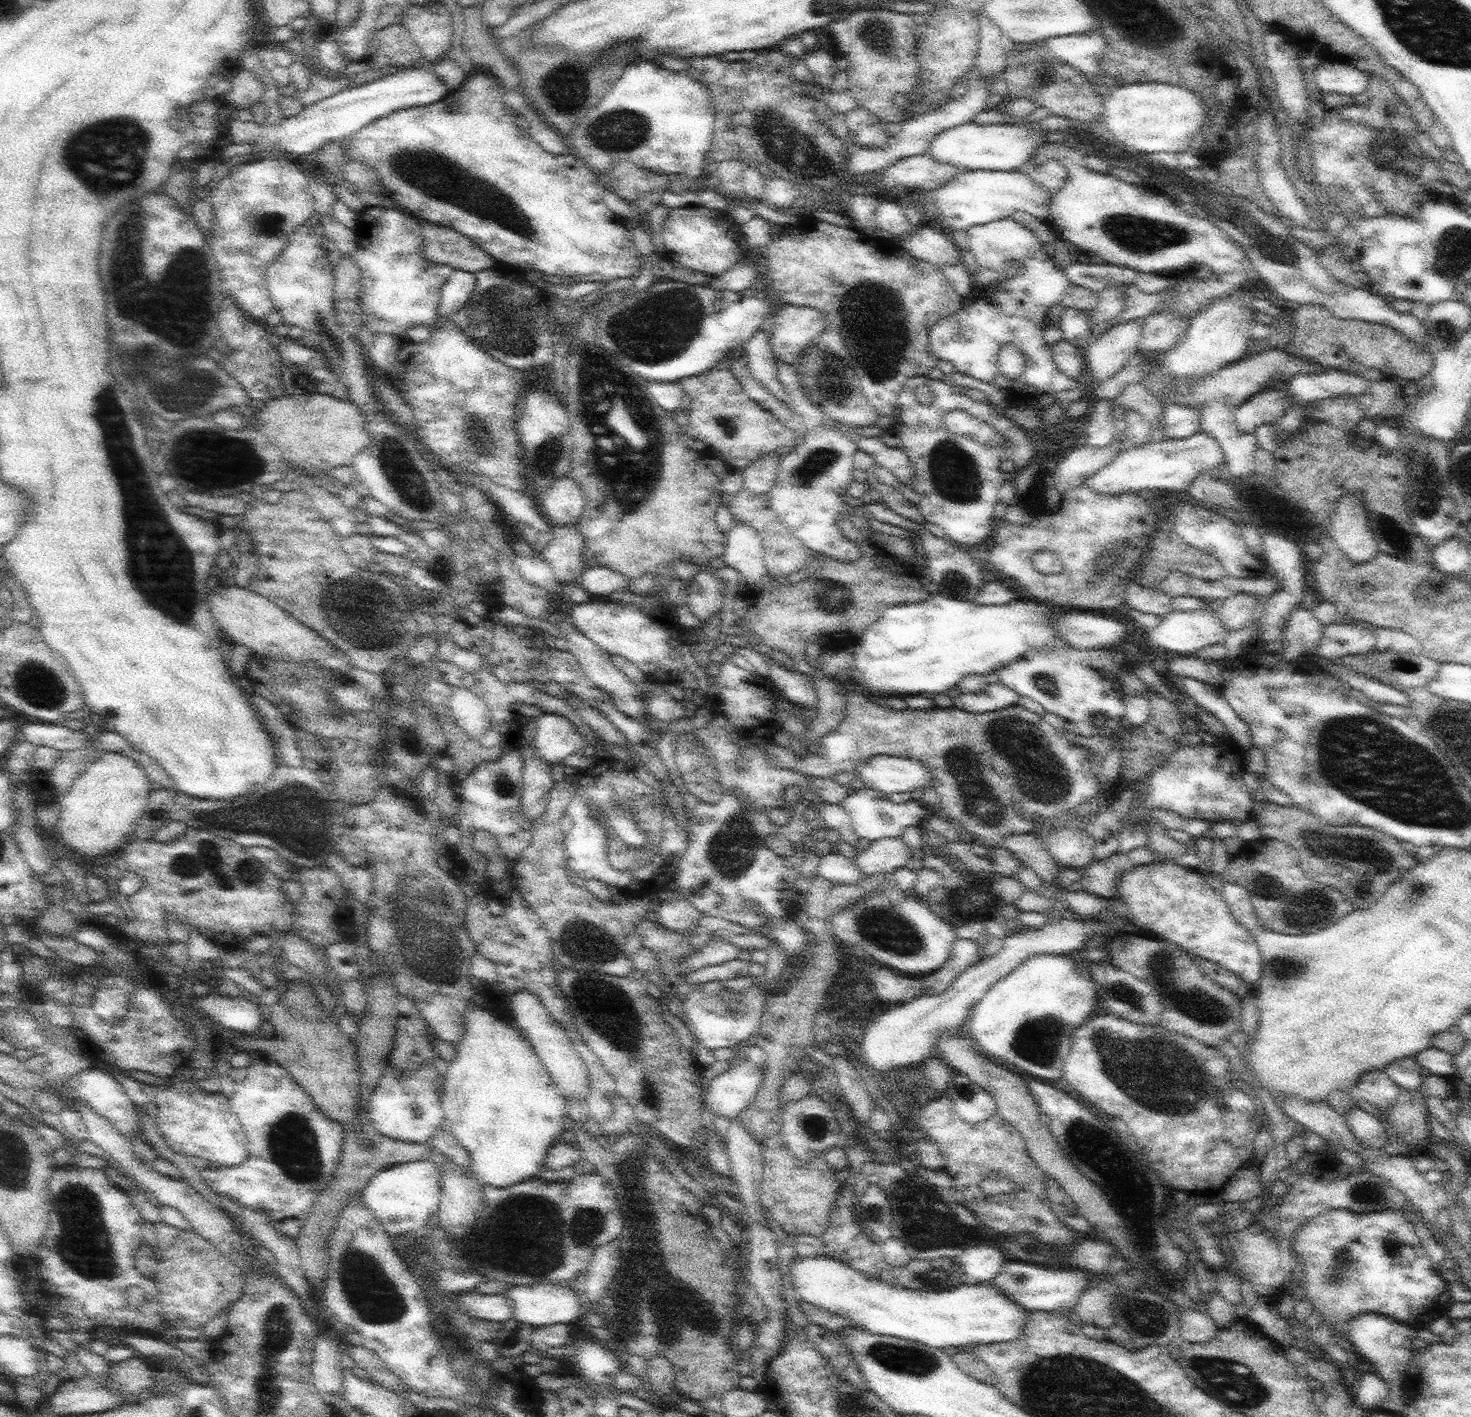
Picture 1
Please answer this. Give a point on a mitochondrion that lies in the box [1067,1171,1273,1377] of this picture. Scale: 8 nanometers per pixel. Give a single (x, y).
(1150, 1321)

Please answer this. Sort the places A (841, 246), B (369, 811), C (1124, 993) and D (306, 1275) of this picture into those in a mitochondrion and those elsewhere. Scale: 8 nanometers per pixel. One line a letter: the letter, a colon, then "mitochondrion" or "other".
A: other
B: other
C: mitochondrion
D: other

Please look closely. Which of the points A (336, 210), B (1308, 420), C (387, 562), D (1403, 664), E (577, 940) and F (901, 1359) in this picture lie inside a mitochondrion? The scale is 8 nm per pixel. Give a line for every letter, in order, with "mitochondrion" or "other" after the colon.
A: other
B: other
C: other
D: mitochondrion
E: mitochondrion
F: mitochondrion

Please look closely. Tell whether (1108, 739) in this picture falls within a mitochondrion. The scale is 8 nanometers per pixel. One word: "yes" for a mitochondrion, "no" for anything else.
no

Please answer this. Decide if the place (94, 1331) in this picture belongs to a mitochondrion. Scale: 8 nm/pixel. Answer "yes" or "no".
no

